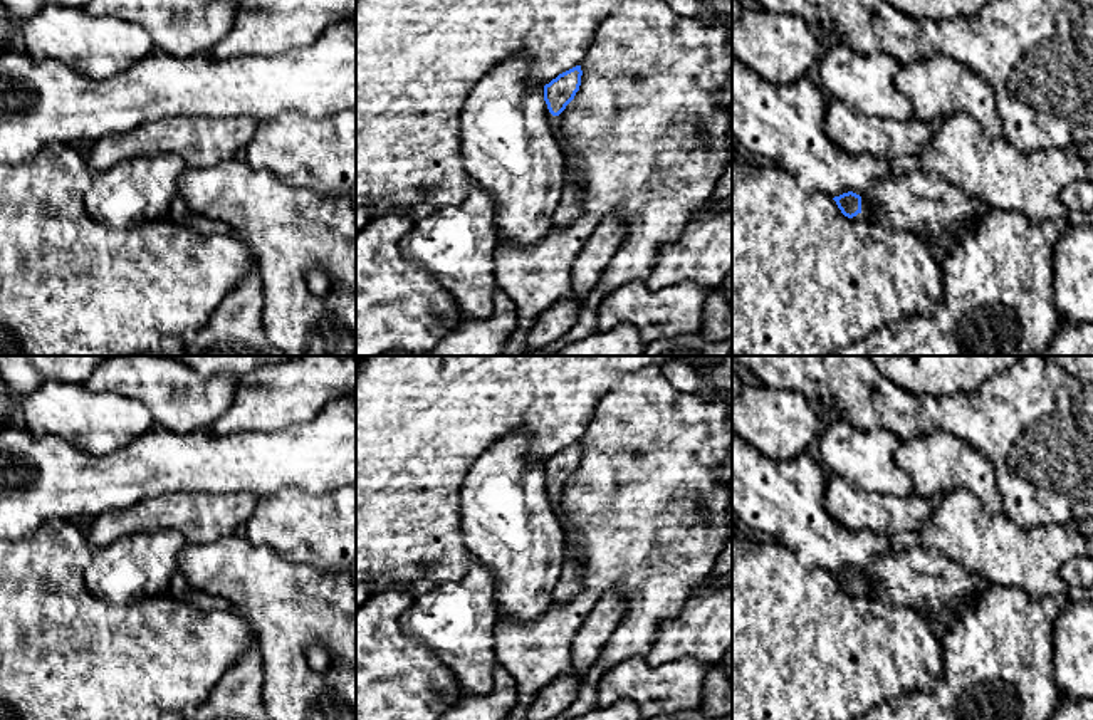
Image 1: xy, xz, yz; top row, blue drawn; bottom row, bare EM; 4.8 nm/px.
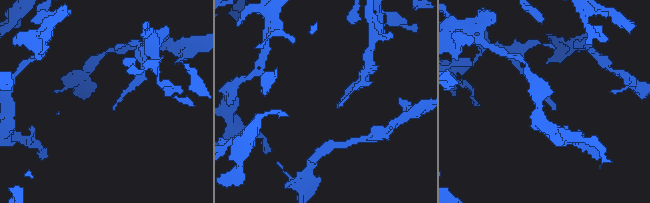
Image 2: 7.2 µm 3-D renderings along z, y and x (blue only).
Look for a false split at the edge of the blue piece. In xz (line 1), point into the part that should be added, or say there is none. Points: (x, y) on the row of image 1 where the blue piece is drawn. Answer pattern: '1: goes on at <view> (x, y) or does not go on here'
1: goes on at xz (554, 120)

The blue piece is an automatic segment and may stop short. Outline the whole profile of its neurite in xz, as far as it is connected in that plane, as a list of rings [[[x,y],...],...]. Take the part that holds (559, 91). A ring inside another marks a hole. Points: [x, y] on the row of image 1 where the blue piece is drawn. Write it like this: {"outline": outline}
{"outline": [[[576,65],[559,74],[556,79],[544,86],[544,101],[549,112],[552,114],[551,128],[559,144],[562,143],[559,114],[566,109],[566,106],[574,99],[576,92],[579,91],[581,76],[581,65]]]}

